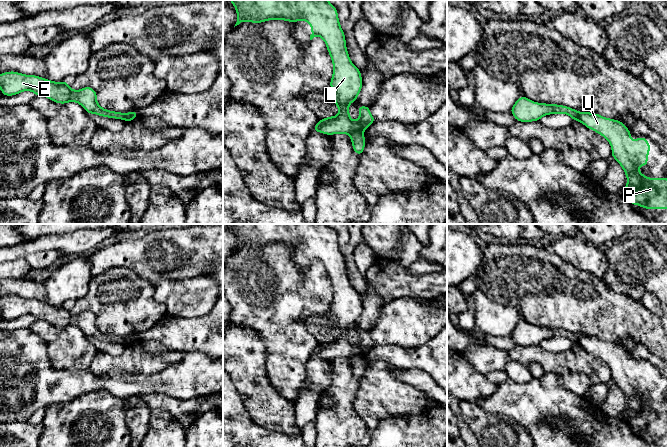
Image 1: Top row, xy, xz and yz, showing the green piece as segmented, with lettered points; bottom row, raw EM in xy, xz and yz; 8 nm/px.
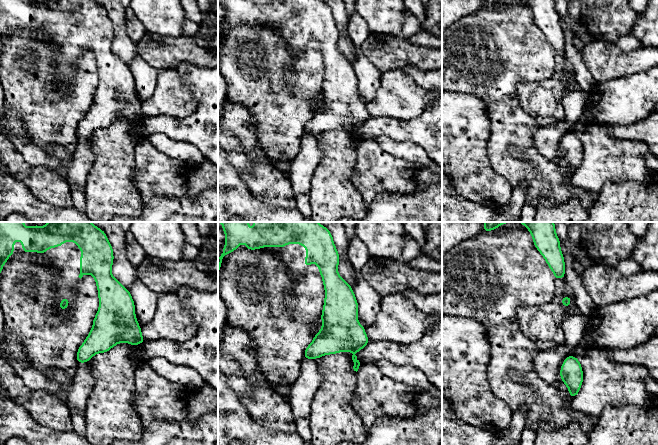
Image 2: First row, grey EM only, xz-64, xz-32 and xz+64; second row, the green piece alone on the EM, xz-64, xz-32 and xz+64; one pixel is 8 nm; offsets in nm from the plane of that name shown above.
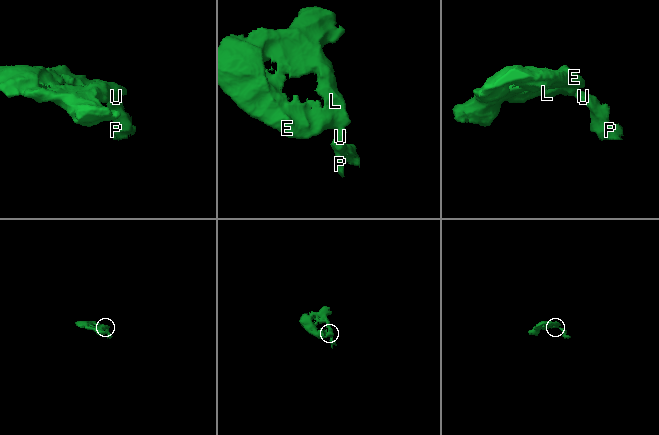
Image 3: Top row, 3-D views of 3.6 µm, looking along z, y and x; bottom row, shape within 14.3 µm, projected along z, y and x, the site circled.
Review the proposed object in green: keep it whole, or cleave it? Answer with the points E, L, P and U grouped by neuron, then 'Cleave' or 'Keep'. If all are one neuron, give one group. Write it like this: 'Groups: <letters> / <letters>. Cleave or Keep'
Groups: E L / P U. Cleave

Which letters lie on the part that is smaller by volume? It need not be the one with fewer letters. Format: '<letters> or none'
P, U

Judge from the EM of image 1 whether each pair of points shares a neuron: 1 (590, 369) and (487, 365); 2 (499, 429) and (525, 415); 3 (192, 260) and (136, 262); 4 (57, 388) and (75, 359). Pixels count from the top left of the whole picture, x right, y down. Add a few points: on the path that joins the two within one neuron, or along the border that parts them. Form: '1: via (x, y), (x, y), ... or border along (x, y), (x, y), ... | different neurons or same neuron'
1: via (564, 362), (551, 362), (539, 355), (513, 355) | same neuron
2: border along (492, 412), (505, 414), (523, 425), (532, 436) | different neurons
3: via (178, 260), (150, 260) | same neuron
4: border along (48, 357), (51, 365), (55, 368), (88, 369) | different neurons

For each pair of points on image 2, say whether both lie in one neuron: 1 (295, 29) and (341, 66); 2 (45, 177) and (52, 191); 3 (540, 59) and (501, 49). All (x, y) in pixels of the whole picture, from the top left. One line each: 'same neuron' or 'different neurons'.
1: same neuron
2: same neuron
3: same neuron

